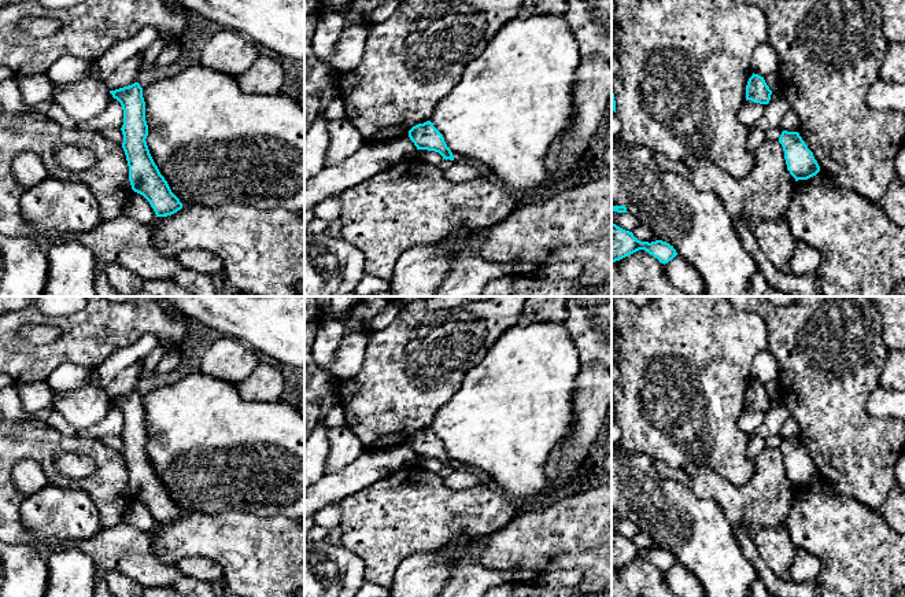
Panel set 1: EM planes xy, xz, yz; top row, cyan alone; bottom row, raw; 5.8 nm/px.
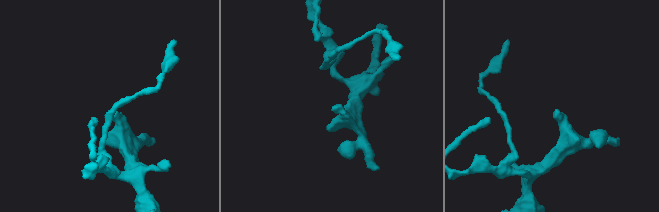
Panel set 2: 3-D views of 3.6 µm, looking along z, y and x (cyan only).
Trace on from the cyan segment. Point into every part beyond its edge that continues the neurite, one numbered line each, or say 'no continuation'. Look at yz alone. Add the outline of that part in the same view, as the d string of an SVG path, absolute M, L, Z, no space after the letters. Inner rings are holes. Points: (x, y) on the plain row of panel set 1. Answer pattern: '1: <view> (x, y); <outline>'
no continuation

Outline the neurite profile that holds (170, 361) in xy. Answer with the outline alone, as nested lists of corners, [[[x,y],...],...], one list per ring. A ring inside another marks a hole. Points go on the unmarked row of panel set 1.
[[[170,351],[163,355],[158,366],[155,368],[154,373],[155,375],[163,375],[167,373],[176,368],[180,366],[180,351]]]

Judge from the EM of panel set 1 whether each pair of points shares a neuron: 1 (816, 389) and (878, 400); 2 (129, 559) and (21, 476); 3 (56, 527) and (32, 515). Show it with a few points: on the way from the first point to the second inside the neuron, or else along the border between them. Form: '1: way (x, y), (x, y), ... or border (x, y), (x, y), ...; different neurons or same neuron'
1: border (878, 386), (865, 411), (890, 417); different neurons
2: border (28, 459), (32, 459), (41, 467), (50, 483); different neurons
3: way (51, 522), (44, 515), (37, 515); same neuron

